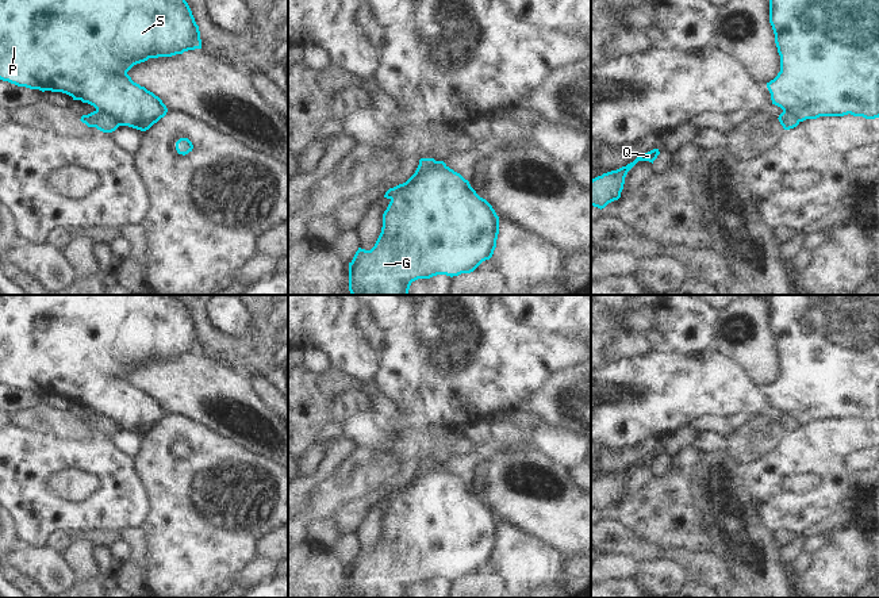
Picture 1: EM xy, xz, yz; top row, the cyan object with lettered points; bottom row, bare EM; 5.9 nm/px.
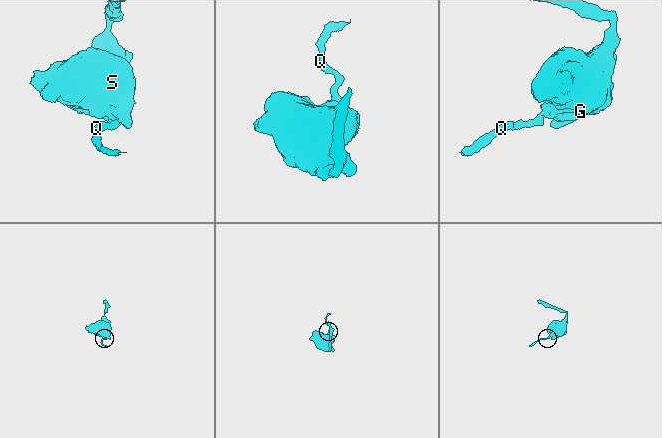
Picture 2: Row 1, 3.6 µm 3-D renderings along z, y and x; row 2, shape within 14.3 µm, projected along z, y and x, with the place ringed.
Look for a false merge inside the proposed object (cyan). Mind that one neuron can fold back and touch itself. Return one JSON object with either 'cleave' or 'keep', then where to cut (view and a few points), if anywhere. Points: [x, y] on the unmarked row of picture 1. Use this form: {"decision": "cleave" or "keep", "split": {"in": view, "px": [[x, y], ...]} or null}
{"decision": "cleave", "split": {"in": "xy", "px": [[96, 413], [108, 416], [121, 428]]}}

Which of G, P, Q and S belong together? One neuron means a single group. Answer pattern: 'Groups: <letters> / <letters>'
Groups: G P S / Q

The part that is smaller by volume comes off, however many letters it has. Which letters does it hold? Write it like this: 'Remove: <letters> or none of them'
Remove: Q

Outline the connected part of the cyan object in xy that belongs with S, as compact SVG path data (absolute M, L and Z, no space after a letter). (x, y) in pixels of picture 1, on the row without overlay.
M0 295L0 383L42 395L66 396L73 403L81 403L93 409L96 414L112 418L120 429L146 434L168 415L162 403L145 390L134 386L127 375L149 361L172 360L195 352L201 352L199 329L185 302L176 295Z

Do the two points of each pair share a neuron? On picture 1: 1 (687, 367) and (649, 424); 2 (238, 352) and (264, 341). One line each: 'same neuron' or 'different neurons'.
1: same neuron
2: same neuron

